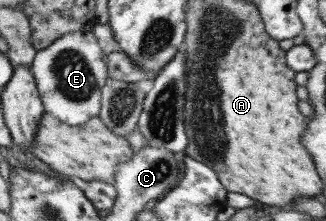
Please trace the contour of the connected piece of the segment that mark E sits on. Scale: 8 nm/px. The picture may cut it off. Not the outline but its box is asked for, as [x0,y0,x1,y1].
[31,29,108,126]

